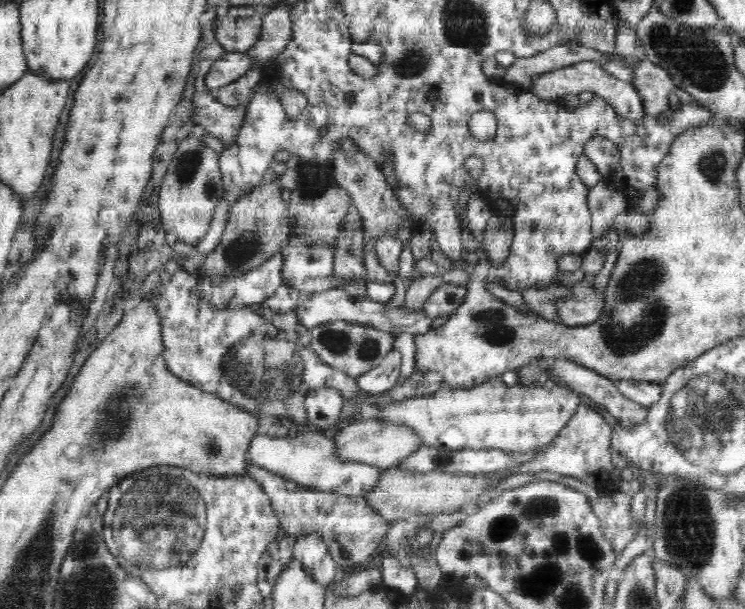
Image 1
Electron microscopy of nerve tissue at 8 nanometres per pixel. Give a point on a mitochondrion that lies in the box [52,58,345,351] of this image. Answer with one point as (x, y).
(189, 161)

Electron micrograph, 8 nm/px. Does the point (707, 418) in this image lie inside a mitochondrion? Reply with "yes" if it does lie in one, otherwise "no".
yes

